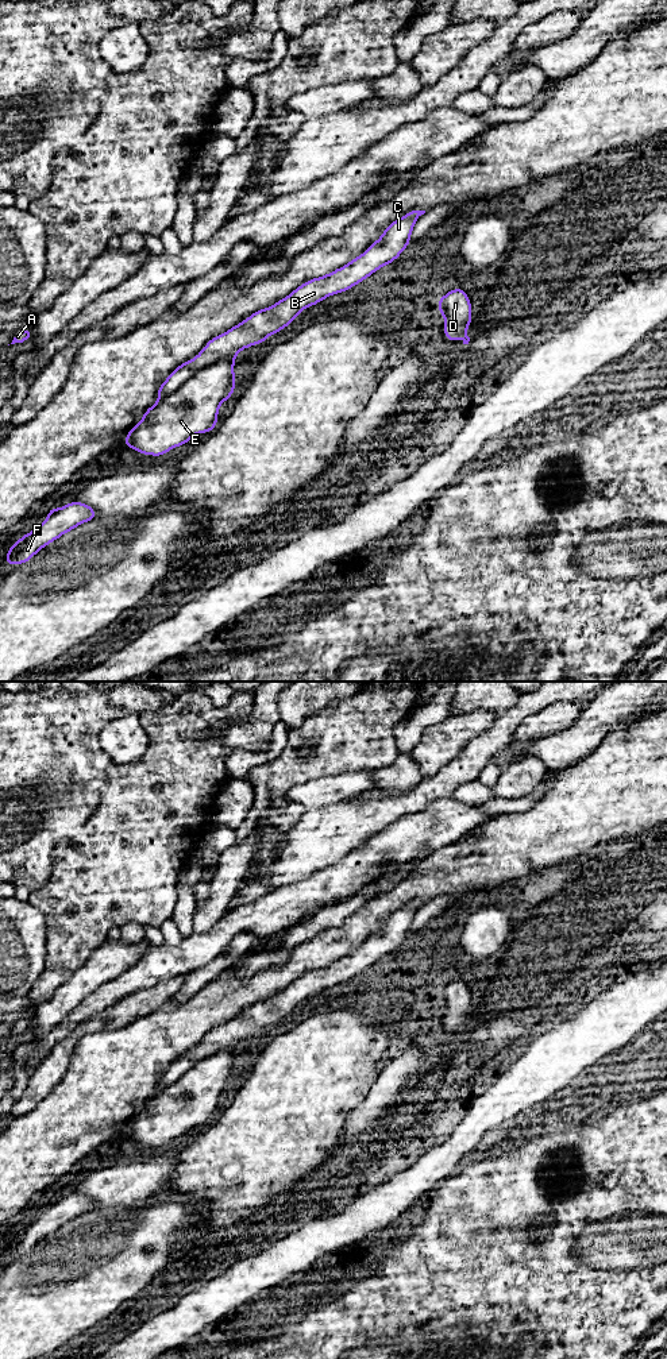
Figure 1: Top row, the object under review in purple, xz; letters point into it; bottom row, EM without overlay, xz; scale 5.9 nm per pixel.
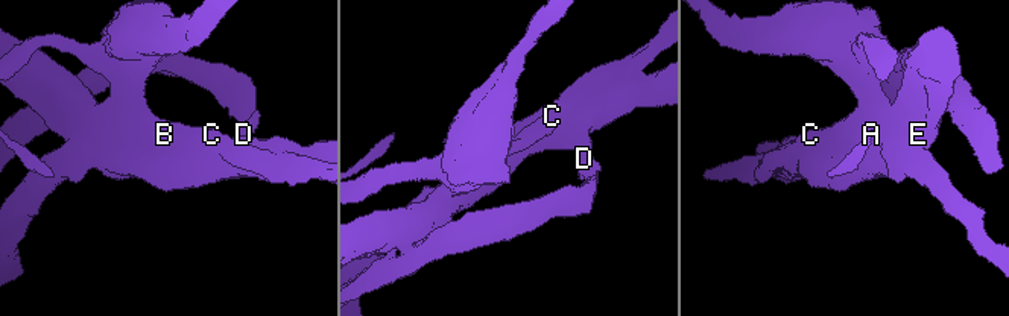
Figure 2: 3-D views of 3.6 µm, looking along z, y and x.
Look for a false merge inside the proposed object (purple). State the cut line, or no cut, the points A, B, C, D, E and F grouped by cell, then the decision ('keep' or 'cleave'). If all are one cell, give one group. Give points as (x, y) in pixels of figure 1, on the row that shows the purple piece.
cut none; groups A B C D E F; keep

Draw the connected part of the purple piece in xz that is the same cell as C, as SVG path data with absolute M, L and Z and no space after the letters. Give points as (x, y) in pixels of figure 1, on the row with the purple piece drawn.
M408 212L346 266L306 281L274 305L257 310L211 339L196 358L180 364L162 382L158 401L144 412L122 444L143 455L162 456L198 433L212 432L220 405L235 391L236 355L286 328L304 309L354 287L394 262L410 243L413 227L424 213Z

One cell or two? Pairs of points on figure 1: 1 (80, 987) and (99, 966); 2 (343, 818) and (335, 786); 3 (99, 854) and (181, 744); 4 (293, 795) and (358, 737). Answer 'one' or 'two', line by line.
1: one
2: two
3: one
4: two

